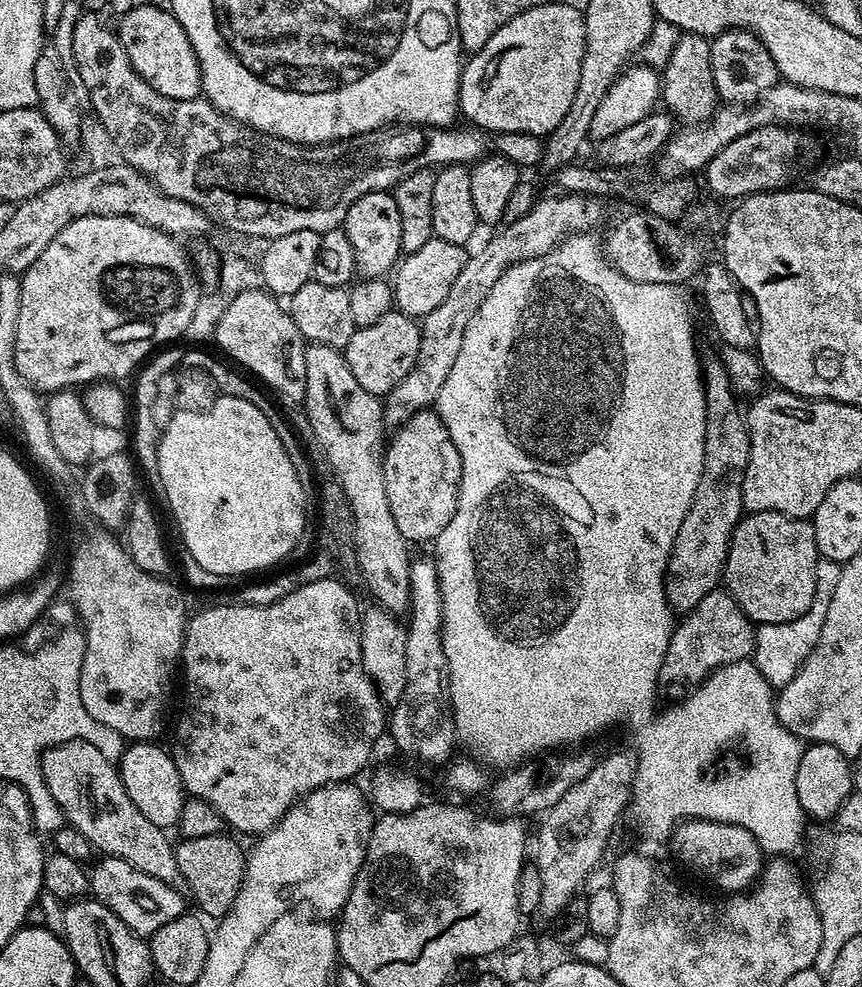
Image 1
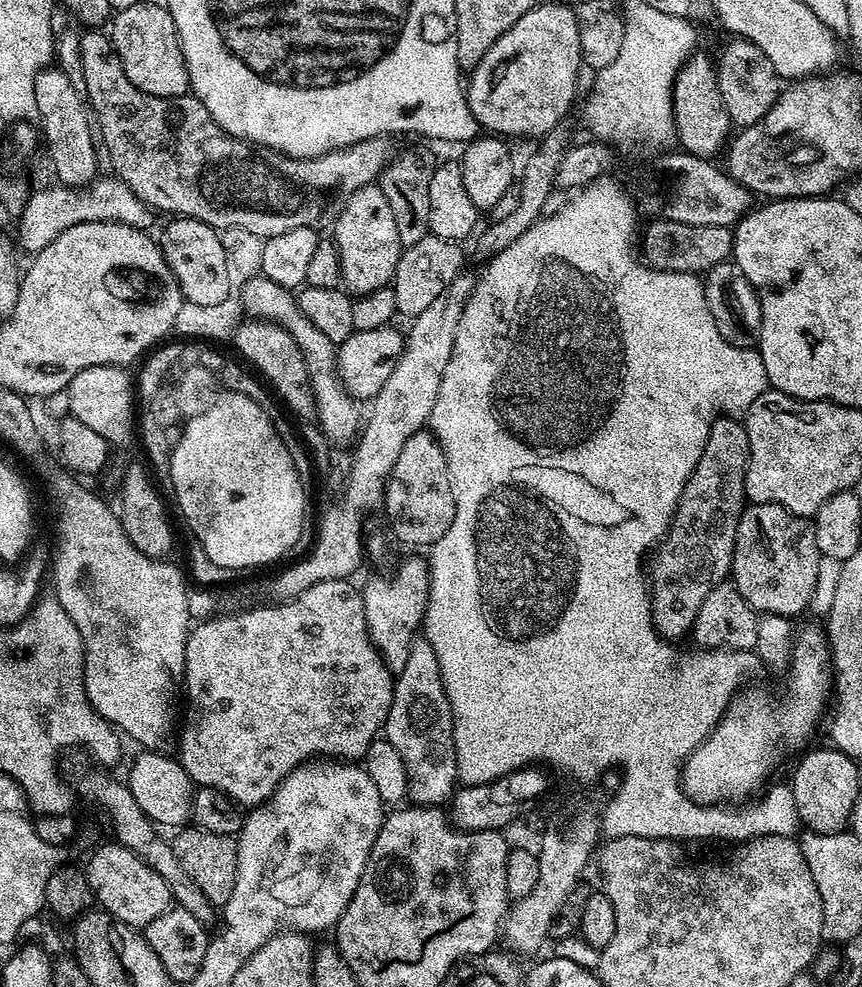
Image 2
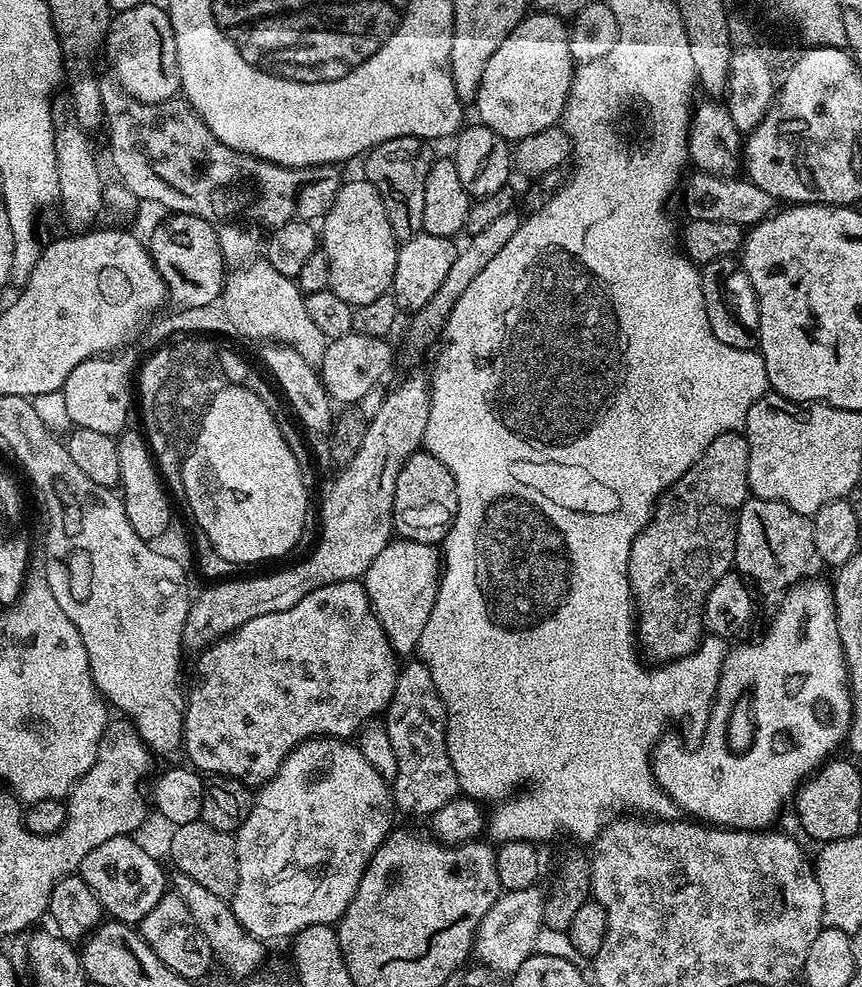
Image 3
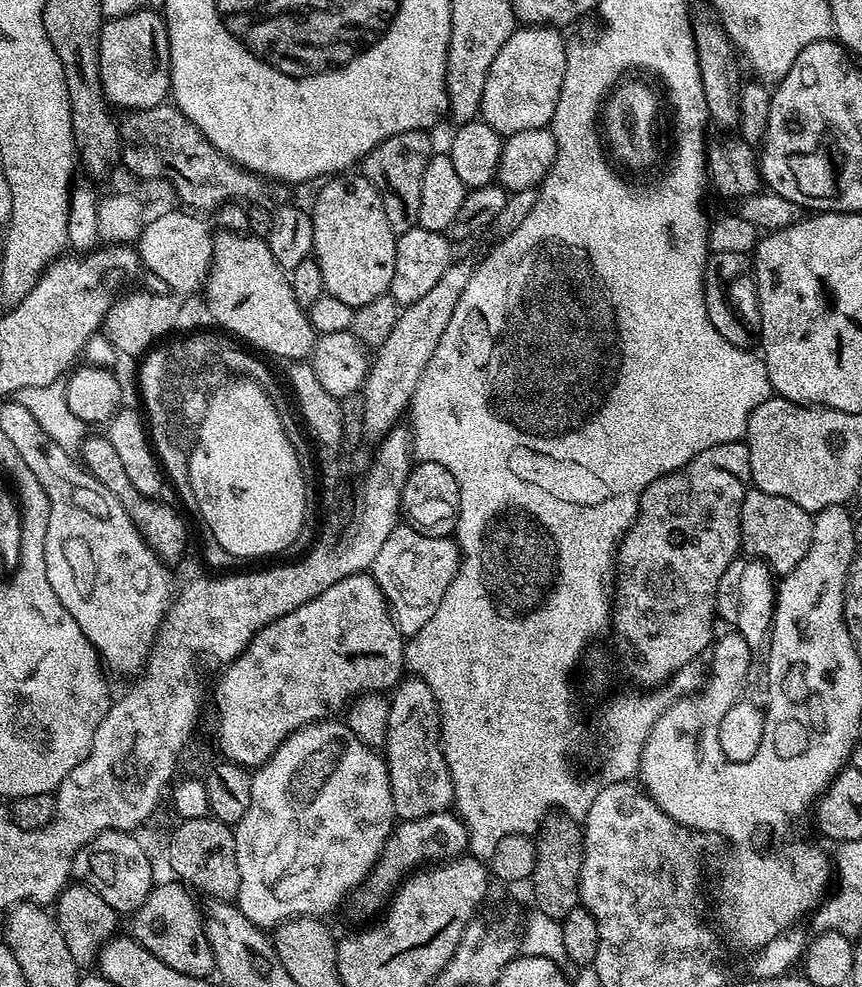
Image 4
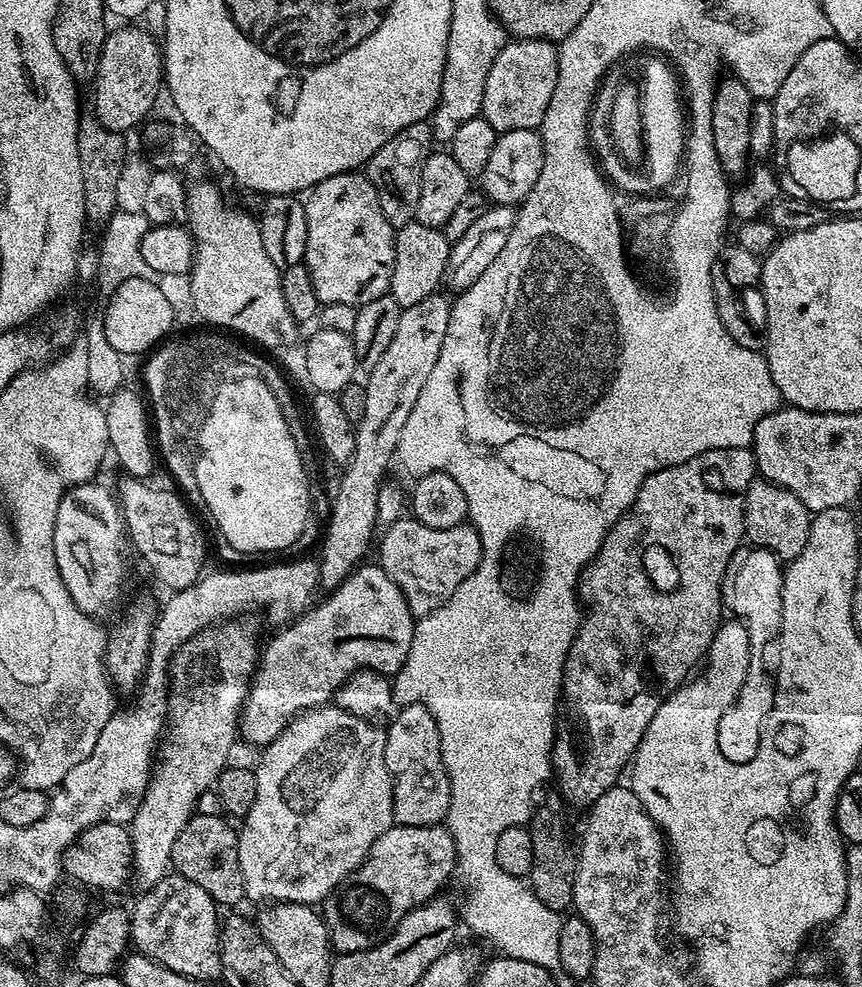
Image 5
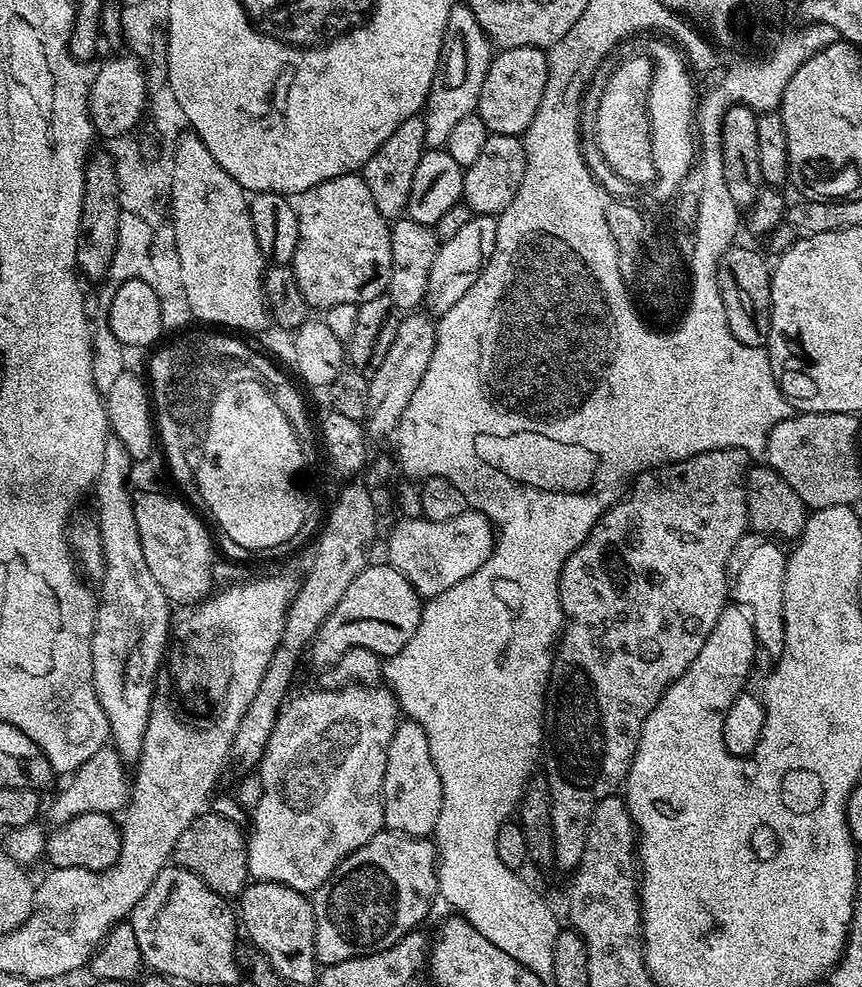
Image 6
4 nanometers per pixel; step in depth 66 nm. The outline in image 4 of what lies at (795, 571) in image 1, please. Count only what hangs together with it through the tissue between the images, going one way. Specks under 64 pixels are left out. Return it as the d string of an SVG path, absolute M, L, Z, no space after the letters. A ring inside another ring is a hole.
M755 486L749 487L740 507L740 547L743 555L763 561L777 577L789 576L806 558L810 542L814 538L813 513L790 502L790 498L778 498L778 494L766 494Z

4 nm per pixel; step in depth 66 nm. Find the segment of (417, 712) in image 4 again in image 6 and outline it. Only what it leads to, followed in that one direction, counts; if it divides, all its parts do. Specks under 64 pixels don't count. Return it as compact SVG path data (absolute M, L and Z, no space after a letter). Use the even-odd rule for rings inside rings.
M411 718L405 719L396 728L394 738L388 747L388 765L382 799L384 828L387 831L421 838L431 837L435 833L438 814L442 814L444 805L442 778L438 778L434 758L430 758L426 730L422 730L422 726Z

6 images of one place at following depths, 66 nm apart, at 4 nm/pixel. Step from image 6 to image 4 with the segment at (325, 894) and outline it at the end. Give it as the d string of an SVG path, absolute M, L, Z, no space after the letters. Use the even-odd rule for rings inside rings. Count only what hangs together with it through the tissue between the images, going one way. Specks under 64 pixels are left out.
M455 811L426 814L426 818L400 820L393 827L384 848L380 851L380 857L376 859L376 864L370 869L366 879L353 888L347 897L346 909L348 908L354 919L364 920L360 922L371 921L387 909L393 894L404 883L406 877L417 871L425 862L454 860L467 852L468 831Z

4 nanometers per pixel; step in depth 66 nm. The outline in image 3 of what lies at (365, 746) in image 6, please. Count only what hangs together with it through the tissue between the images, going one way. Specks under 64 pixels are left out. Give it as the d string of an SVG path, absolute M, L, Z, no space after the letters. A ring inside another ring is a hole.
M318 736L299 744L284 759L282 766L274 774L274 778L267 780L255 793L252 809L246 818L246 822L242 822L242 826L234 833L236 857L238 858L238 886L230 898L230 903L238 922L251 936L265 942L280 940L283 936L291 938L297 932L306 930L310 926L335 925L343 918L345 910L350 906L350 902L358 890L358 882L362 878L362 874L368 869L370 858L378 850L378 846L386 839L389 832L393 831L392 812L394 813L394 801L389 781L385 780L378 770L363 757L362 750L355 743L335 736Z

